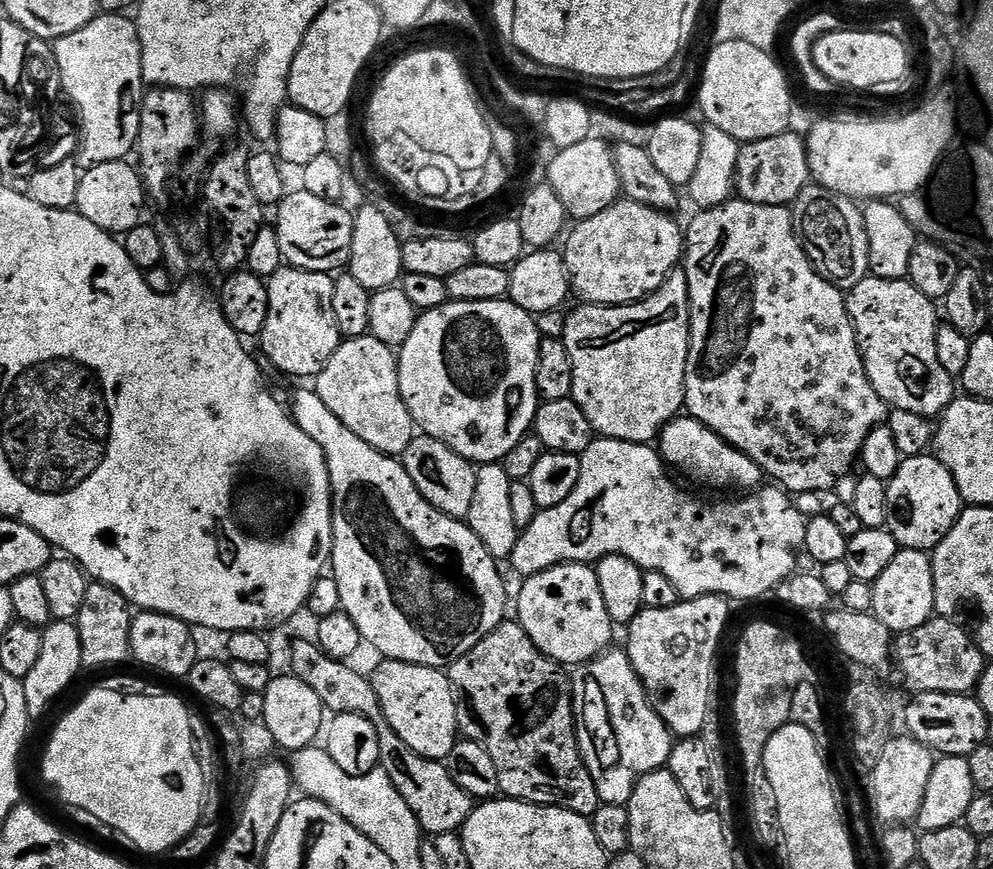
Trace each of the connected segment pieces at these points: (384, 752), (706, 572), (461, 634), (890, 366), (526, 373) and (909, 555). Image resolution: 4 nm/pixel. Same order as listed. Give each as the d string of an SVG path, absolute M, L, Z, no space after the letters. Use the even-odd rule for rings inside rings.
M298 640L293 644L290 654L291 673L322 699L329 713L340 715L356 712L371 722L378 731L379 765L394 783L398 794L402 794L402 798L406 799L406 804L418 818L423 833L435 838L443 833L463 829L466 818L470 816L476 805L473 795L465 791L453 773L449 772L445 763L426 759L425 756L420 756L410 749L406 742L402 742L402 738L387 722L382 712L381 700L366 674L365 676L360 674L352 668L353 665L345 661L330 658L315 641L308 640Z
M596 438L589 448L580 456L580 477L578 486L566 502L562 502L553 508L537 511L534 522L530 522L528 528L523 529L514 546L510 557L510 565L516 572L521 572L521 577L527 578L545 572L556 564L571 562L573 564L591 565L604 556L625 556L630 558L639 568L645 572L657 572L665 578L670 578L674 590L678 590L681 600L693 600L699 596L723 596L729 602L735 600L760 600L764 595L775 593L780 583L796 572L796 556L802 552L804 539L806 538L806 516L796 509L796 504L791 495L779 486L761 486L747 494L740 494L737 500L716 500L713 504L703 504L696 496L683 492L674 481L668 477L669 465L664 463L664 457L652 444L635 444L634 442L622 442L621 440L609 440L607 438Z
M315 387L300 388L293 394L290 415L301 430L310 434L310 438L314 438L314 442L318 442L318 446L322 446L322 450L326 454L326 466L330 470L330 486L332 487L330 576L332 572L333 578L336 579L336 592L340 595L339 607L347 612L350 618L354 618L354 626L358 626L361 641L367 647L369 644L370 647L377 648L381 652L379 654L381 657L427 668L447 669L448 665L458 658L462 658L462 654L466 654L471 648L478 646L478 642L482 642L482 638L486 638L486 634L493 632L506 619L504 611L507 608L509 611L510 596L508 600L508 588L504 585L499 570L496 569L499 568L498 562L488 553L486 546L482 546L482 542L478 542L478 534L474 534L474 530L470 530L464 520L455 520L442 514L437 508L430 506L430 502L426 502L426 498L422 498L418 486L414 486L414 478L410 478L410 474L406 474L403 463L397 457L388 456L384 452L374 450L374 446L362 442L362 438L358 438L358 434L354 434L354 430L350 430L350 426L346 426L342 422L342 418L335 416L334 410L330 410L330 406L326 406L326 402L322 402L322 398L318 398Z
M871 274L853 286L847 293L846 303L848 317L852 319L852 325L856 331L856 341L860 344L860 357L864 363L868 381L889 409L908 410L910 414L925 418L936 418L941 412L945 412L954 399L954 393L952 393L954 380L953 377L940 371L939 367L933 366L932 355L938 327L937 305L928 300L906 278L883 280Z
M507 298L495 300L494 302L458 302L453 300L443 304L441 308L435 308L423 313L414 326L414 334L410 334L410 338L406 338L406 342L398 349L400 393L410 410L413 425L423 435L438 438L438 442L446 442L446 446L450 446L450 450L454 450L459 456L472 461L477 466L503 461L504 456L510 454L510 450L514 450L514 446L518 446L520 439L533 431L536 423L536 410L538 407L536 371L538 370L538 350L540 349L541 339L533 313L522 310Z
M913 548L897 551L894 562L882 570L882 574L871 583L873 604L871 615L877 616L893 634L908 632L933 619L936 603L934 602L934 570L932 558L927 552Z

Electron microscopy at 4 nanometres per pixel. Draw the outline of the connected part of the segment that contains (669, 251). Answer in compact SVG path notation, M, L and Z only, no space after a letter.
M619 199L602 214L586 218L575 225L576 229L567 233L562 244L564 265L568 271L568 282L573 293L581 296L584 304L634 304L645 300L652 292L657 292L666 278L677 271L684 255L685 233L672 221L667 212L659 212L650 206L642 206L633 200Z

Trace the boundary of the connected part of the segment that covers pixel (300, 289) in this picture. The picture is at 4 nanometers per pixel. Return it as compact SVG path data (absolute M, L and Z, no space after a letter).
M282 266L267 277L266 283L268 313L266 326L258 337L265 358L288 376L319 376L342 343L338 322L334 322L335 279L326 272Z

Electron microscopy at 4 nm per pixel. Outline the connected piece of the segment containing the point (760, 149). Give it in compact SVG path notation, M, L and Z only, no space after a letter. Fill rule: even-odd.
M795 130L745 143L737 156L734 192L737 197L755 204L791 205L803 188L809 187L806 167L806 140Z

